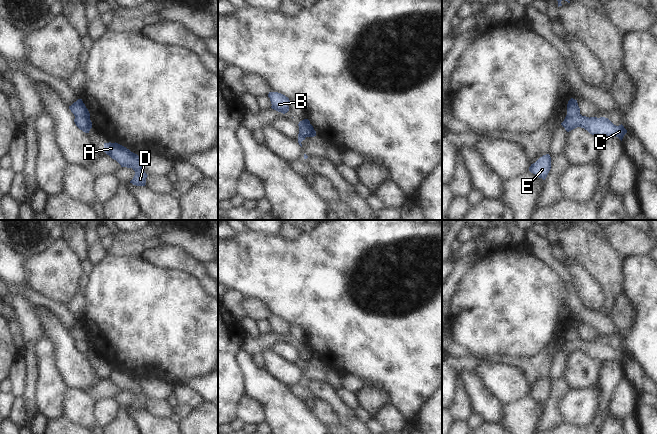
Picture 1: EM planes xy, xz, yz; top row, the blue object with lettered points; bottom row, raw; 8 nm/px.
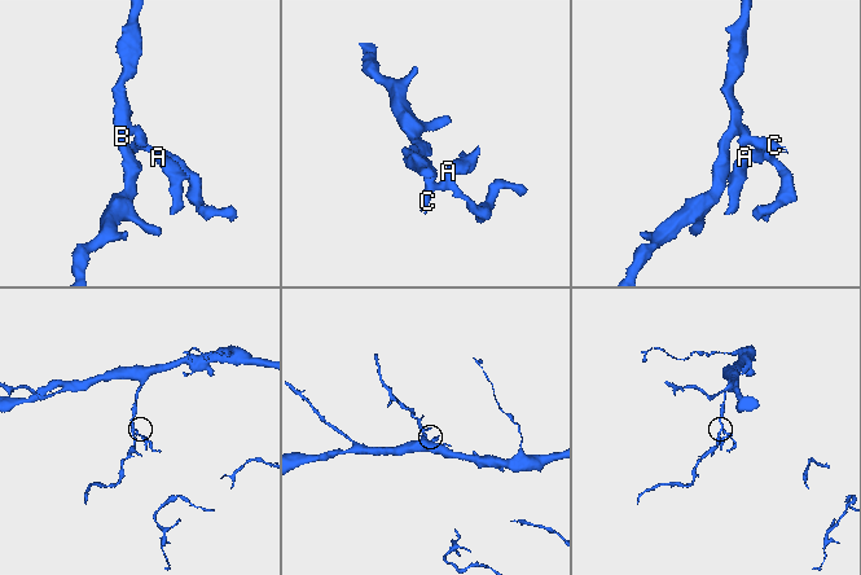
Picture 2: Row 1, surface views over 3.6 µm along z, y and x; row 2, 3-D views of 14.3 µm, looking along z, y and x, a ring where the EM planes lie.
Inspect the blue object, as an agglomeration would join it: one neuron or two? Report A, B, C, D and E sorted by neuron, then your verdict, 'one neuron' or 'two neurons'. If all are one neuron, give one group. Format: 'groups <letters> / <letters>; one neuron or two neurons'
groups A C D / B E; two neurons

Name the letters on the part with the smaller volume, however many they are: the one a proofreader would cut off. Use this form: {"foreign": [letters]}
{"foreign": ["A", "C", "D"]}

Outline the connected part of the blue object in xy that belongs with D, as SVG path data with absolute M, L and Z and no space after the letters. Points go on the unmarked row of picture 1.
M116 366L104 367L104 376L112 383L116 384L121 391L132 392L135 395L135 399L130 407L136 410L146 409L148 399L143 394L137 378Z

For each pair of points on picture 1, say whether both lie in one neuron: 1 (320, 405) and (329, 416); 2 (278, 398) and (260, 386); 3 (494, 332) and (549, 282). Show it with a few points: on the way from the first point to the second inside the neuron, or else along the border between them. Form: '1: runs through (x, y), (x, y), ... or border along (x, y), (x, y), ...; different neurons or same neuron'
1: runs through (321, 408), (326, 413); same neuron
2: runs through (274, 397), (264, 388); same neuron
3: runs through (508, 318), (535, 291); same neuron

